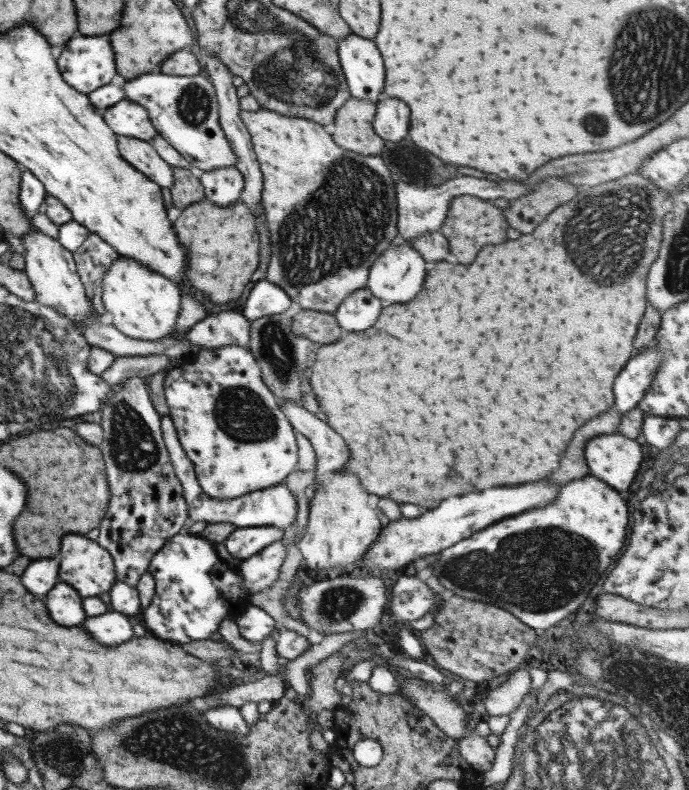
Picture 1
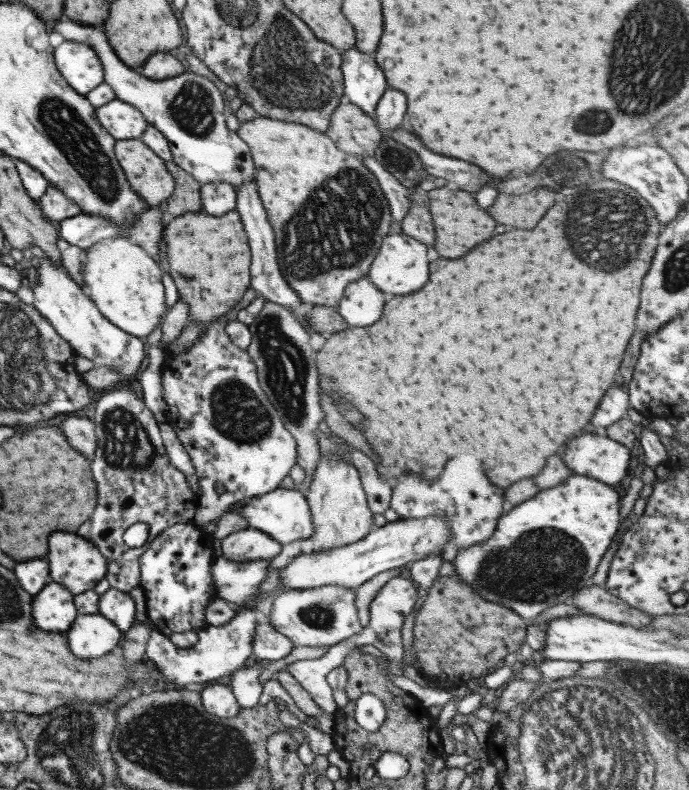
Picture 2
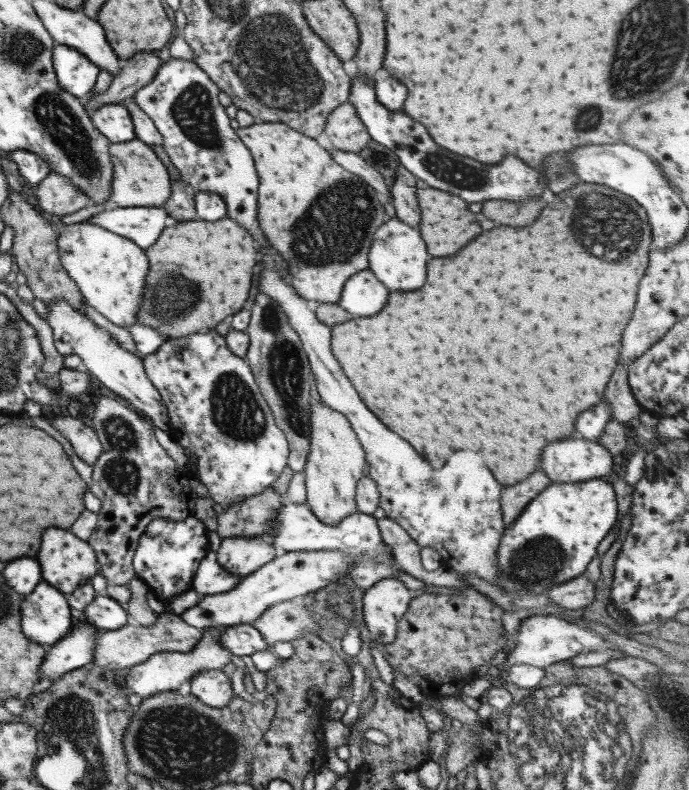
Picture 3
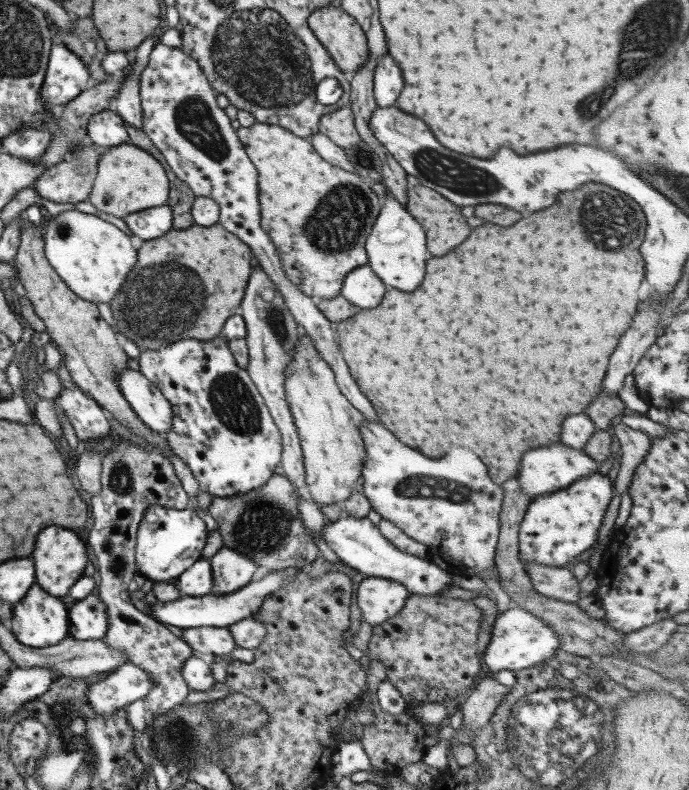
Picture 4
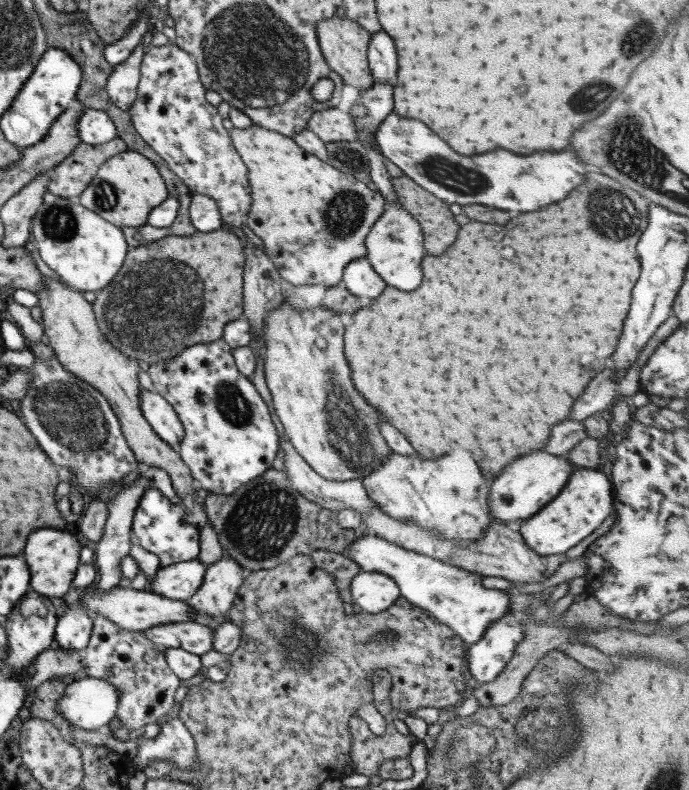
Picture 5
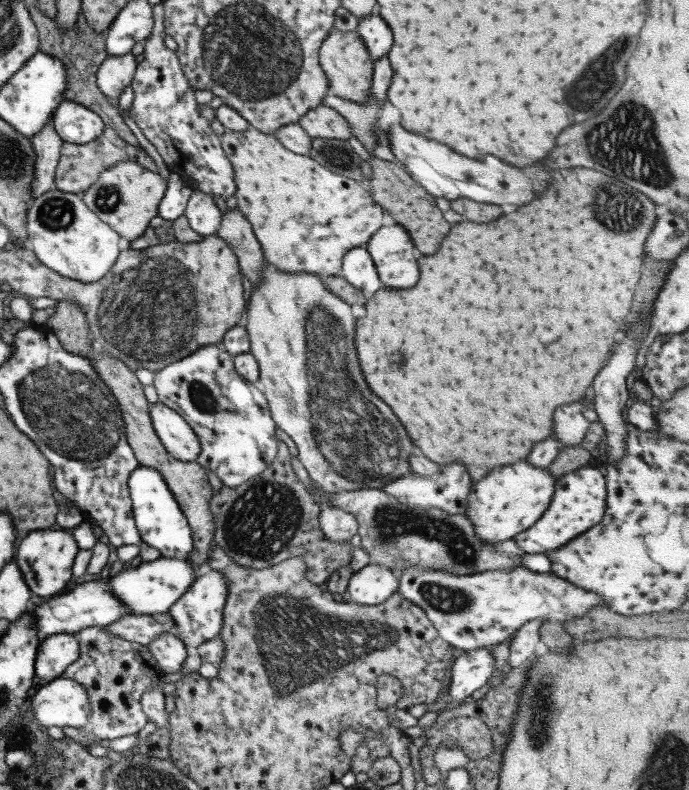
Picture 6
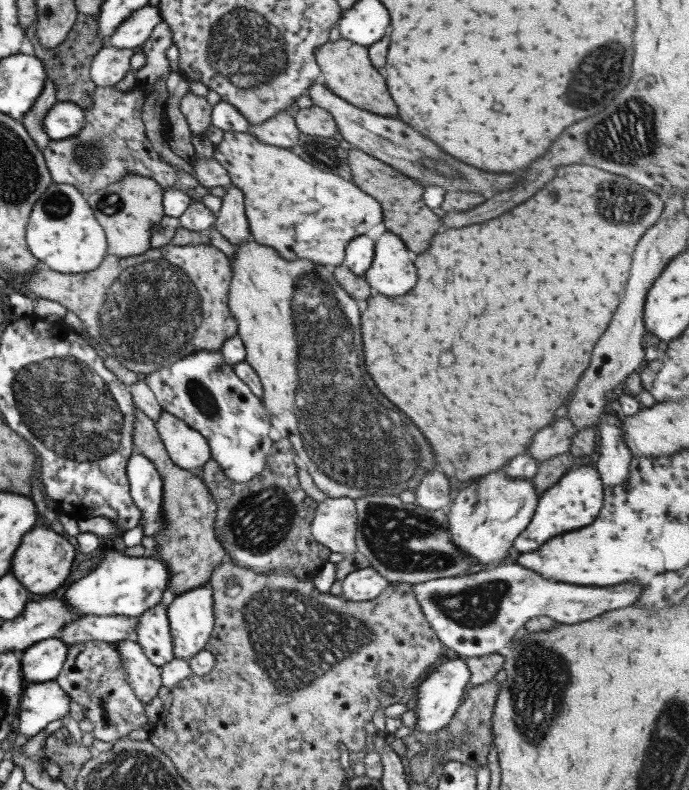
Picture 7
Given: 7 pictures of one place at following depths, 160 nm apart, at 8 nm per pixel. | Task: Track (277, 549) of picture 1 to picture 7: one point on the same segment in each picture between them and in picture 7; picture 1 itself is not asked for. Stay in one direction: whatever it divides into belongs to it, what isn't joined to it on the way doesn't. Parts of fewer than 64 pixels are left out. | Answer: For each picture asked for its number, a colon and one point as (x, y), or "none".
2: (235, 582)
3: (210, 578)
4: (196, 581)
5: (180, 581)
6: (148, 588)
7: (122, 585)

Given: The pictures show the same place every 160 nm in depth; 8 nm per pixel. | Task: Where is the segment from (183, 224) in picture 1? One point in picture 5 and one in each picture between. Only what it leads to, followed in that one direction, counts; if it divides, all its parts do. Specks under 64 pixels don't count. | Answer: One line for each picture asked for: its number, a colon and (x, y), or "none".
2: (209, 256)
3: (219, 256)
4: (158, 304)
5: (179, 291)

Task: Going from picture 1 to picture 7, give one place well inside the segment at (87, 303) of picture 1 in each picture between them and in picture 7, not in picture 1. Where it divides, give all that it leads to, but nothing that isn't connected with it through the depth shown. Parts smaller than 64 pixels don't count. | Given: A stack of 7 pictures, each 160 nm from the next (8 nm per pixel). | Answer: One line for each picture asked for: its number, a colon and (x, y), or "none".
2: (69, 309)
3: (122, 373)
4: (154, 410)
5: (159, 413)
6: (180, 441)
7: (187, 448)

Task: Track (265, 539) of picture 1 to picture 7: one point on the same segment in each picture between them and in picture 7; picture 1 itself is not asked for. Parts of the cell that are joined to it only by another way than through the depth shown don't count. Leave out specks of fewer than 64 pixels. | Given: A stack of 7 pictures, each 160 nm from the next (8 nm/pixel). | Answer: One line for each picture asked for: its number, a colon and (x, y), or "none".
2: (251, 544)
3: (241, 556)
4: (231, 571)
5: (213, 600)
6: (198, 614)
7: (191, 619)

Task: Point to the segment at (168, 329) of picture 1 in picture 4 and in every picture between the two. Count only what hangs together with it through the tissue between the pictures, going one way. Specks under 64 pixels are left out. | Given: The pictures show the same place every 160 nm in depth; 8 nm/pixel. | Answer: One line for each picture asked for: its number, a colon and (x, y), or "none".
2: (124, 282)
3: (111, 271)
4: (92, 256)

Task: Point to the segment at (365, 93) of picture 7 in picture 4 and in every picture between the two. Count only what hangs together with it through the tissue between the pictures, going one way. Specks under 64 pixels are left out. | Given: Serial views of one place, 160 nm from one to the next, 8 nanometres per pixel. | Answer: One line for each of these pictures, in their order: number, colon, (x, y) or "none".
4: (341, 34)
5: (344, 43)
6: (343, 56)

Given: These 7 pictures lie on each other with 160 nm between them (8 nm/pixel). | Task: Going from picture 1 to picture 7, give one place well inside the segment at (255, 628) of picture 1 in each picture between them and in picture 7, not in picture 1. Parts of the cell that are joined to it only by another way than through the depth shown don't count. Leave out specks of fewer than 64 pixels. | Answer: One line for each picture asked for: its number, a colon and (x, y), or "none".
2: (219, 650)
3: (164, 671)
4: (128, 683)
5: (90, 703)
6: (62, 702)
7: (42, 703)

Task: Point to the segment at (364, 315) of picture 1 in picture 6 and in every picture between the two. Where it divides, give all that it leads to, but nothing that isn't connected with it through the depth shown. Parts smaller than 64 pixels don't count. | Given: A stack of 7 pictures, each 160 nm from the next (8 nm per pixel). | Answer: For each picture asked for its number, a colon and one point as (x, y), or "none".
2: (362, 303)
3: (363, 294)
4: (362, 287)
5: (359, 277)
6: (358, 268)

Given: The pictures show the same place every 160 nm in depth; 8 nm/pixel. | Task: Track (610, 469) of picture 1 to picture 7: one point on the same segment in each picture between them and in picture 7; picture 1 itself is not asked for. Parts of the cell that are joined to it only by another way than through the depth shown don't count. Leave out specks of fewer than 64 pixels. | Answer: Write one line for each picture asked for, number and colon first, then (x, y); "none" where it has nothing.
2: (595, 456)
3: (570, 461)
4: (546, 470)
5: (520, 491)
6: (510, 499)
7: (485, 518)

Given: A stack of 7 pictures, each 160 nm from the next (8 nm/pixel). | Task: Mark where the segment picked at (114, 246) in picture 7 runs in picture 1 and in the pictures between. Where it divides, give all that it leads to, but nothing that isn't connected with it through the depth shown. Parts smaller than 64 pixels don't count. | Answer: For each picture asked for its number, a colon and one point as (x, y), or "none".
1: (140, 154)
2: (146, 172)
3: (140, 178)
4: (128, 179)
5: (125, 189)
6: (126, 196)

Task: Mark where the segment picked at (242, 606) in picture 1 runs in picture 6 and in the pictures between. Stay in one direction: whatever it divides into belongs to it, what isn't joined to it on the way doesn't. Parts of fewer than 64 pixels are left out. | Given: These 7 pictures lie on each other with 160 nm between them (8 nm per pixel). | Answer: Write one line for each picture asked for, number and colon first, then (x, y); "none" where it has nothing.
2: (176, 570)
3: (169, 552)
4: (169, 541)
5: (160, 526)
6: (162, 524)

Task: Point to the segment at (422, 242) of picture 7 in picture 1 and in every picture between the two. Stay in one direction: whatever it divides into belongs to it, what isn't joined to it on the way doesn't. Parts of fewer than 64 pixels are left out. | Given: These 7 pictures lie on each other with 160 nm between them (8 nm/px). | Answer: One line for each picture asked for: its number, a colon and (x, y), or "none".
1: (471, 222)
2: (459, 224)
3: (446, 224)
4: (445, 227)
5: (439, 230)
6: (413, 207)

